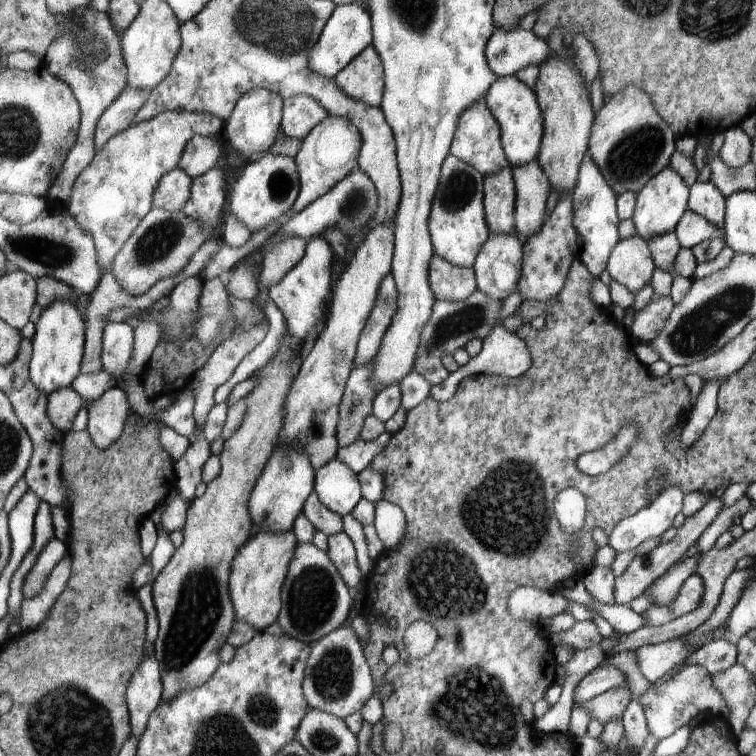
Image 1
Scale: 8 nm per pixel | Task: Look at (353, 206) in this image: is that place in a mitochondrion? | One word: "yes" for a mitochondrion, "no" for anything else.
yes

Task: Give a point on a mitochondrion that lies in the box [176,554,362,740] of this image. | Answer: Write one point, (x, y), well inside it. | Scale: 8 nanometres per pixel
(312, 598)

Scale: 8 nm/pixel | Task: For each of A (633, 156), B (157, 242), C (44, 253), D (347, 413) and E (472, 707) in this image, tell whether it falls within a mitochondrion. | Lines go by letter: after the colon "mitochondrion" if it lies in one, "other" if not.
A: mitochondrion
B: mitochondrion
C: mitochondrion
D: mitochondrion
E: mitochondrion

